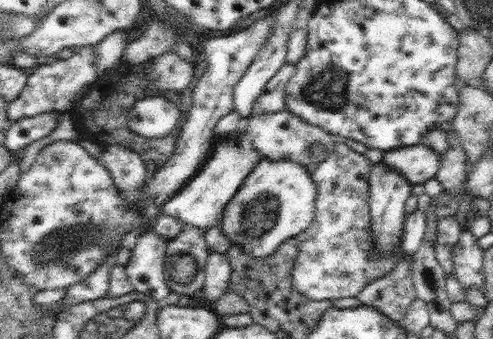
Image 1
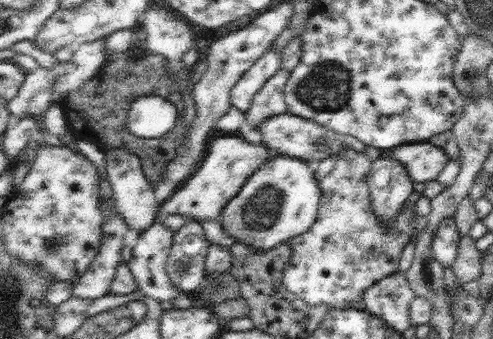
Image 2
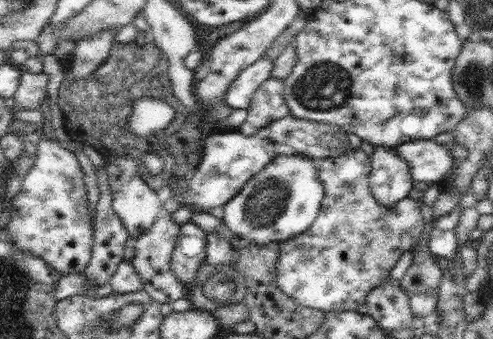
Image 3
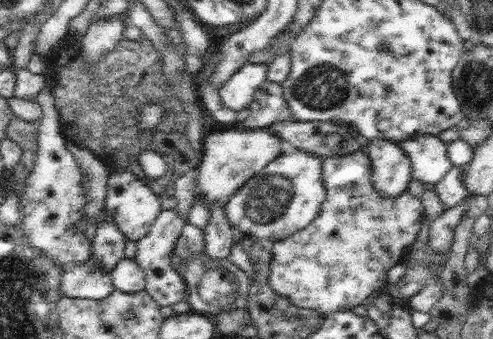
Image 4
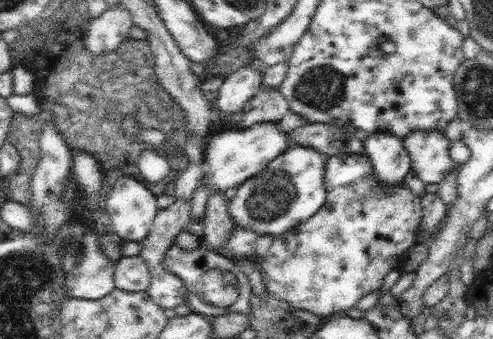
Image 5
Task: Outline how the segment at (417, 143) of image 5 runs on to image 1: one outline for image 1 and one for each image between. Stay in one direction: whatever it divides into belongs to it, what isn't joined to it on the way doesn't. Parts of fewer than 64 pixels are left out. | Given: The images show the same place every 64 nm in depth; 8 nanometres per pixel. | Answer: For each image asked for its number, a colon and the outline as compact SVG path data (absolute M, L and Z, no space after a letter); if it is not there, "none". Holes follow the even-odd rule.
1: M417 144L385 152L381 164L397 172L397 176L401 176L413 186L413 184L425 184L429 178L435 178L439 160L441 156L437 152Z
2: M429 142L401 144L393 150L389 150L387 158L395 160L395 164L401 164L401 168L405 168L407 178L413 184L417 184L417 182L425 184L425 182L435 180L449 160L445 150L435 148Z
3: M415 140L393 148L401 160L407 162L413 182L441 182L445 172L453 166L449 150L433 140Z
4: M421 136L399 142L399 148L411 162L411 180L437 184L453 168L447 144L439 142L437 136Z

